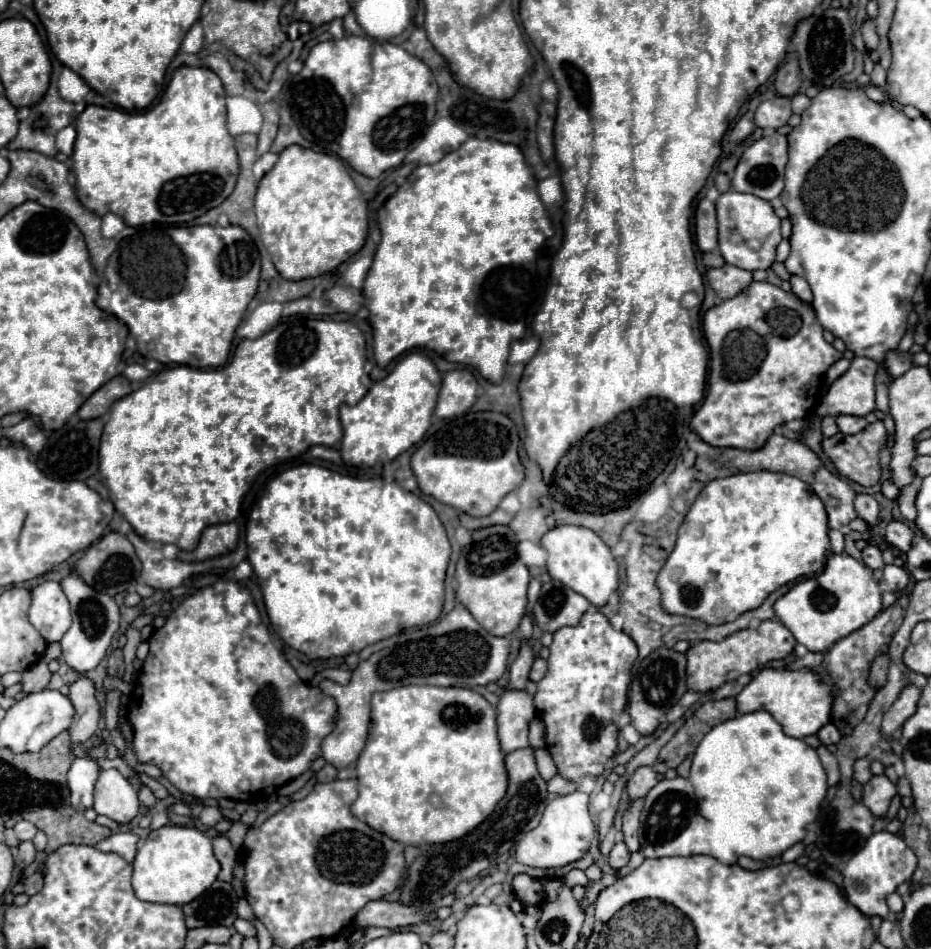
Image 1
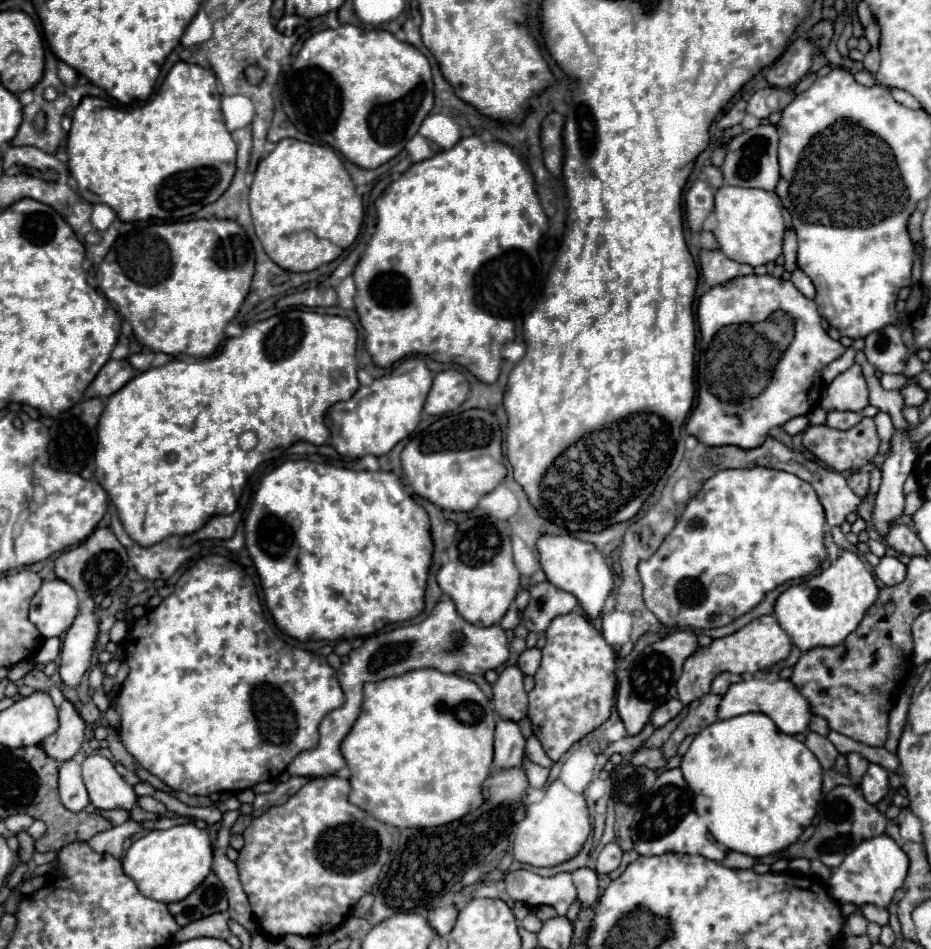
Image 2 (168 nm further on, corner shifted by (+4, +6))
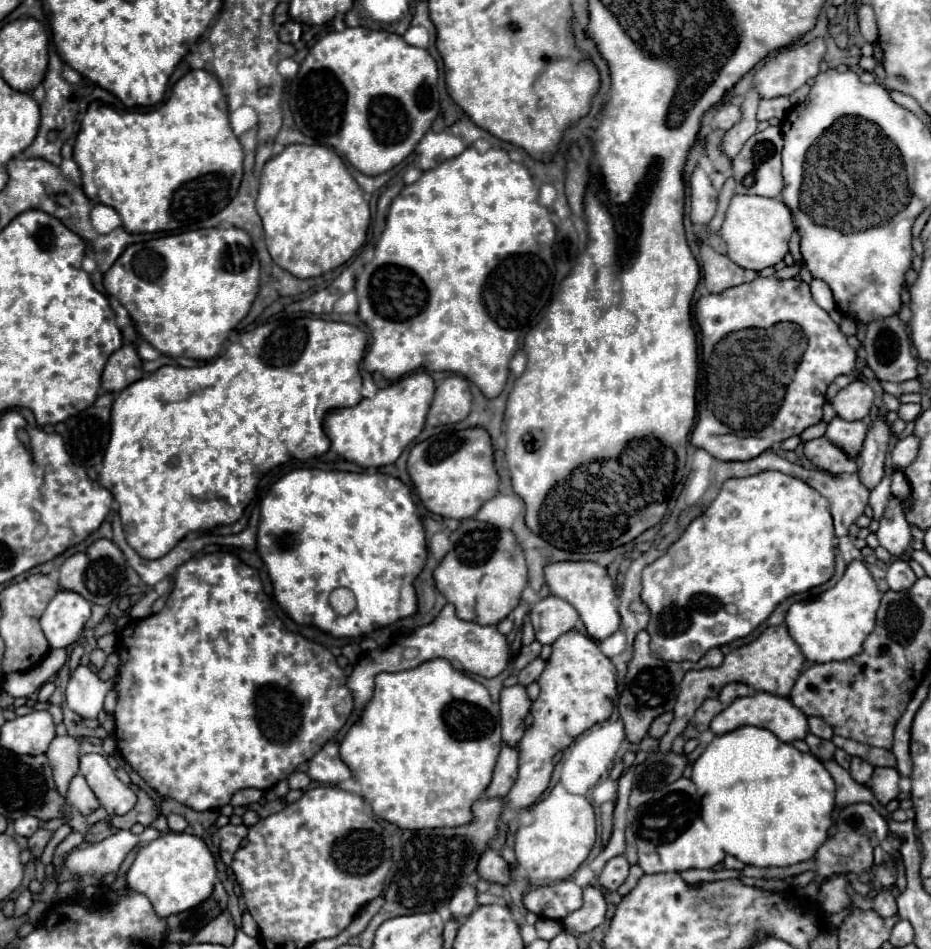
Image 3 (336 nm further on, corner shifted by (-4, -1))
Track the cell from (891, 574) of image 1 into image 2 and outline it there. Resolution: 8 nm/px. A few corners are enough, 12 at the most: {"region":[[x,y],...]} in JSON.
{"region":[[883,556],[875,568],[877,578],[887,584],[905,580],[907,568],[895,556]]}

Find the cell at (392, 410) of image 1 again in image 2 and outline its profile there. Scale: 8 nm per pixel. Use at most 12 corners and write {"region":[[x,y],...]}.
{"region":[[421,358],[325,416],[331,446],[387,454],[417,428],[433,376]]}

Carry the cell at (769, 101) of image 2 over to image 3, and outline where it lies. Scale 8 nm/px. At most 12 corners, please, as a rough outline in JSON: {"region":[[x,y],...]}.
{"region":[[787,97],[761,99],[757,119],[783,119],[791,109]]}

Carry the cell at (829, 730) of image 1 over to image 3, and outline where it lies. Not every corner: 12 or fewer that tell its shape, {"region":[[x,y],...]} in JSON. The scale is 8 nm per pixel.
{"region":[[809,717],[809,731],[831,739],[833,729],[819,717]]}

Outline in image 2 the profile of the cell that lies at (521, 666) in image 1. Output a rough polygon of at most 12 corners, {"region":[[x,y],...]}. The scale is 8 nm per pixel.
{"region":[[517,666],[493,684],[495,712],[519,722],[527,716],[527,692]]}

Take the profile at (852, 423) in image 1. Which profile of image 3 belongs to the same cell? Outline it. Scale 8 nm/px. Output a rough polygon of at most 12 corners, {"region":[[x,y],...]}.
{"region":[[835,417],[825,437],[857,455],[869,425]]}

